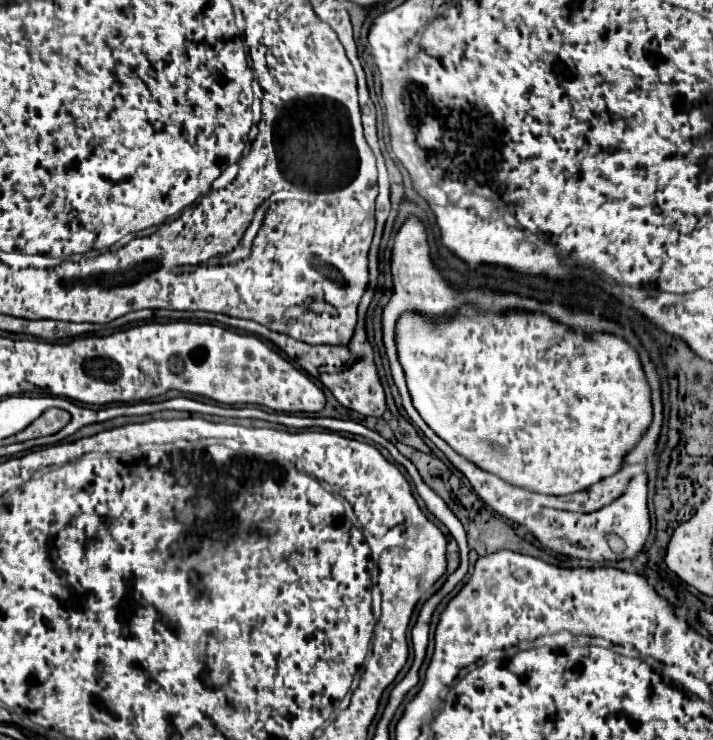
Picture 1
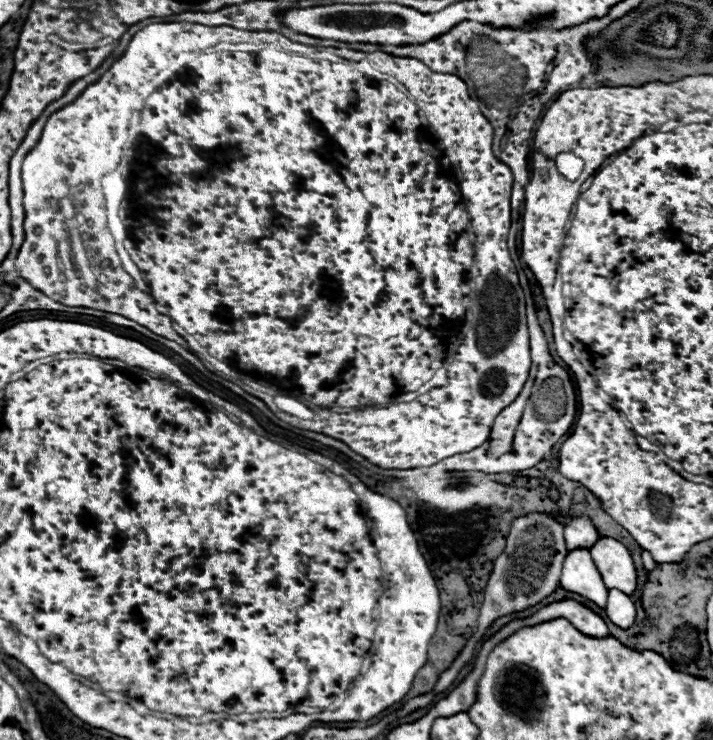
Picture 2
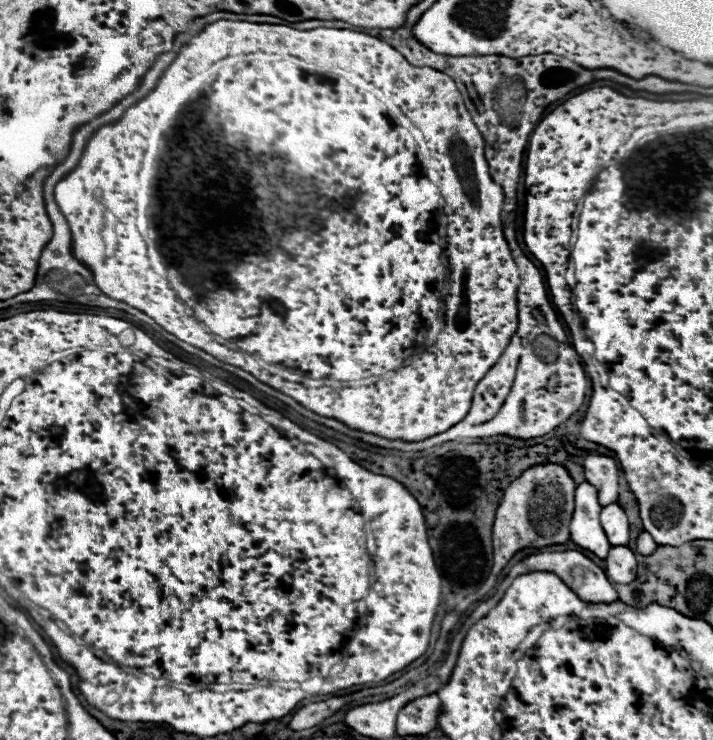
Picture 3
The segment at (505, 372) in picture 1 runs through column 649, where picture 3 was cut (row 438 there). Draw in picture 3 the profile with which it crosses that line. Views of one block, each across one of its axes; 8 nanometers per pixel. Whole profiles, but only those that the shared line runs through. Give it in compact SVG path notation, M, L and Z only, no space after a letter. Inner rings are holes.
M218 20L218 22L206 24L200 34L192 36L190 44L180 48L176 60L168 66L166 74L170 80L164 80L164 74L162 74L156 88L146 98L142 98L138 104L130 106L122 114L120 120L116 120L114 124L106 124L98 132L92 134L92 138L86 144L84 156L80 158L80 164L68 176L64 176L64 180L60 180L60 184L56 184L56 188L54 188L56 204L64 212L64 218L68 220L68 226L70 226L72 256L76 256L76 260L80 260L84 266L88 264L88 270L92 272L94 284L100 288L100 292L112 300L120 300L120 302L148 314L158 326L162 326L166 332L174 334L178 340L212 354L214 358L218 358L224 364L230 364L230 366L236 366L244 372L250 372L256 380L262 380L270 388L276 388L278 392L292 396L298 404L302 404L310 412L314 412L318 416L334 418L342 424L348 424L348 428L356 428L360 432L368 432L368 434L388 438L388 440L420 442L420 440L426 440L428 436L442 434L448 428L452 428L454 424L462 422L470 410L476 384L498 362L498 358L506 350L510 338L518 330L516 290L518 290L520 278L518 278L516 262L510 254L508 242L502 232L500 212L502 212L502 202L504 202L504 190L490 176L488 162L484 156L484 138L478 132L476 124L472 122L472 116L468 114L454 80L448 74L434 70L430 66L418 68L418 66L408 64L406 58L398 50L394 50L386 42L372 38L368 34L362 34L362 32L324 27L292 32L292 28L285 25L254 24L254 22L242 22L242 20ZM288 58L290 60L294 58L296 62L318 64L324 68L318 72L304 70L302 66L290 62ZM172 108L182 108L180 116L176 116L176 114L172 116L170 114ZM160 116L162 118L172 116L176 120L170 128L172 130L170 146L160 146L160 156L156 162L156 176L150 182L150 186L152 186L150 208L152 208L152 224L154 224L152 238L154 238L154 242L162 242L162 256L164 258L172 256L168 262L176 264L176 272L180 272L180 282L190 288L192 298L194 298L192 308L196 312L196 320L204 322L212 334L216 334L224 340L232 340L236 344L236 348L240 348L244 352L230 350L230 348L224 348L218 342L214 342L200 328L200 324L184 312L184 306L178 302L172 288L168 284L156 284L156 280L152 280L152 268L150 268L150 262L146 260L144 244L140 244L140 240L136 240L136 236L132 236L132 232L116 232L114 254L110 254L110 256L104 254L104 250L106 250L106 246L102 242L104 212L112 210L114 216L124 216L124 212L132 212L132 208L136 208L134 196L136 196L136 188L138 188L138 156L144 154L146 136L152 128L152 122L156 122L156 118L160 118ZM96 188L102 190L102 200L98 200L94 196ZM448 270L450 270L452 284L448 288L446 306L444 306L442 290L446 286ZM442 306L444 306L444 316L446 316L446 328L444 328L444 332L438 334L436 346L416 354L414 362L410 366L404 366L404 360L406 360L404 350L408 350L410 344L424 340L426 328L434 320L438 320ZM246 352L262 358L268 364L280 366L282 370L294 372L294 374L304 374L310 378L326 378L328 376L328 378L342 380L342 382L362 380L368 376L382 376L382 374L392 372L396 368L400 368L400 370L392 372L392 376L388 376L372 386L366 386L366 388L332 390L332 388L324 386L324 388L312 390L312 388L306 388L296 382L286 382L284 378L266 372L264 368L258 366L256 358L248 356Z

